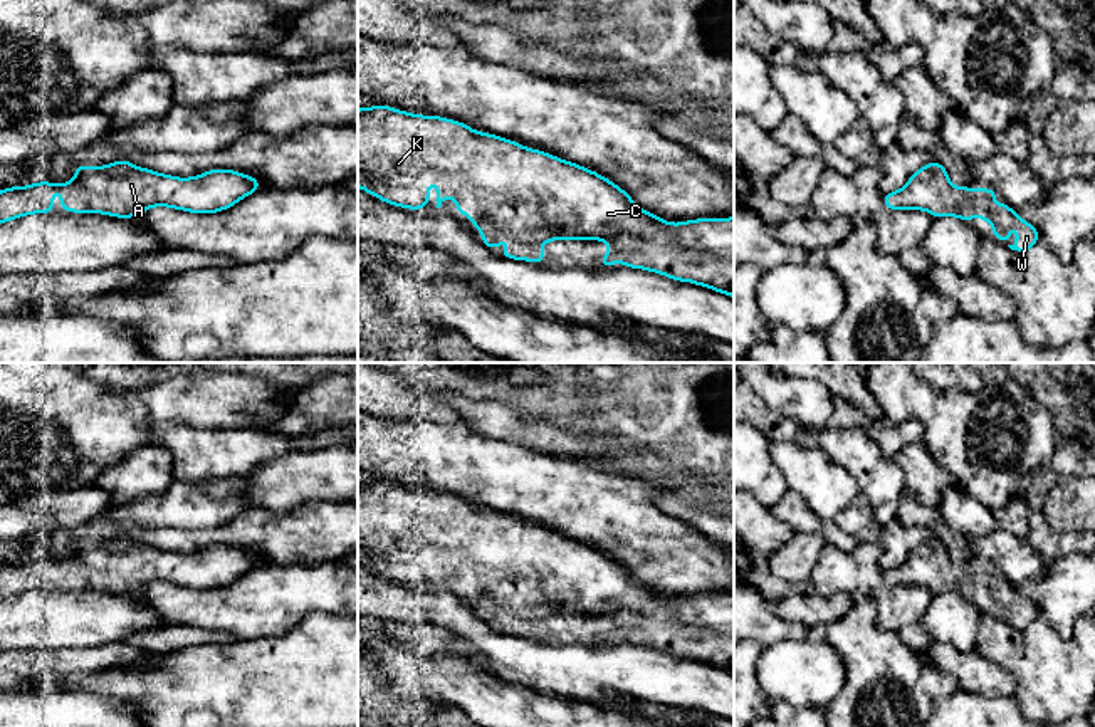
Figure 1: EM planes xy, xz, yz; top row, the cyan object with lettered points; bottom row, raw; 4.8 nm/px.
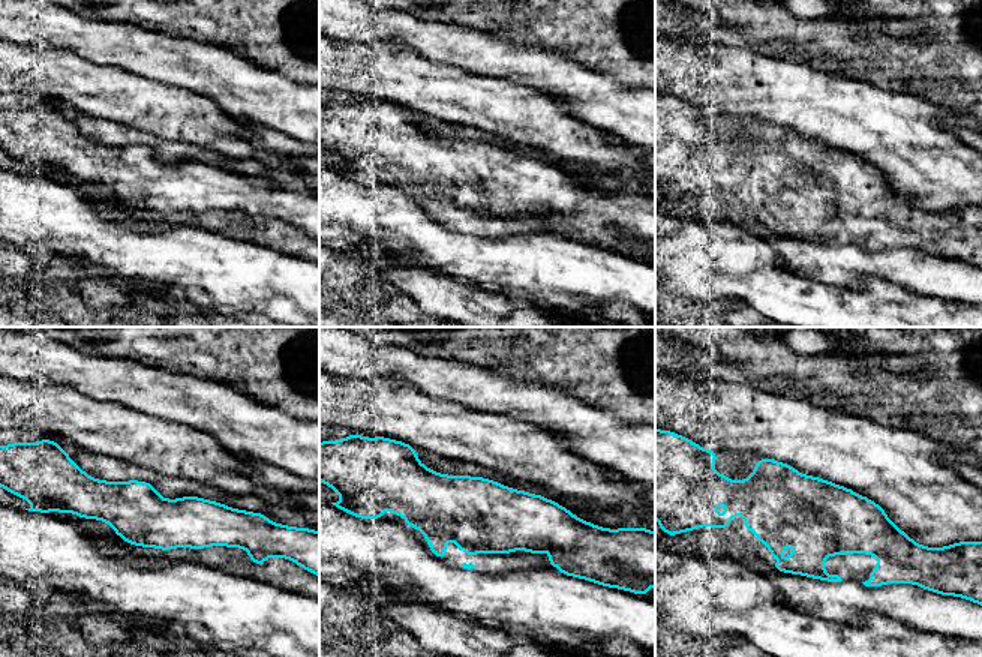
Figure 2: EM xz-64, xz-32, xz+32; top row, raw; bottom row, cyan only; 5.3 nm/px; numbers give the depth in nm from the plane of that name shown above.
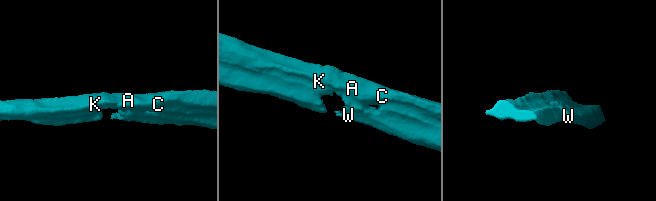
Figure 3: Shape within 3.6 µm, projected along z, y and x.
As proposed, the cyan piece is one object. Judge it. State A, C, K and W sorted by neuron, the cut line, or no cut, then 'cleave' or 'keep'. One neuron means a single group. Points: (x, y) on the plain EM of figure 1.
A C K W | no cut | keep

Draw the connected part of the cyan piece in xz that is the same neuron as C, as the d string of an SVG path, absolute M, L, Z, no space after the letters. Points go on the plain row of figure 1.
M388 482L358 485L358 562L390 581L418 586L430 583L428 556L437 557L437 584L455 573L455 586L472 596L485 623L495 625L511 608L512 621L500 628L506 635L544 640L541 621L549 616L605 616L610 628L600 638L603 645L620 635L623 643L734 673L734 593L668 599L638 584L626 567L605 552L544 527L477 509L453 495Z

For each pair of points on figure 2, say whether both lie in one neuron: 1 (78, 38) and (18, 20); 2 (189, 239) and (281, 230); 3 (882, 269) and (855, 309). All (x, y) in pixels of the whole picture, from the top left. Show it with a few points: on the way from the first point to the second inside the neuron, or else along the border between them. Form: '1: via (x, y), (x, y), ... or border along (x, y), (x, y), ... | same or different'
1: via (63, 27), (33, 23) | same
2: border along (200, 225), (260, 245) | different
3: border along (843, 284), (882, 278), (910, 290) | different

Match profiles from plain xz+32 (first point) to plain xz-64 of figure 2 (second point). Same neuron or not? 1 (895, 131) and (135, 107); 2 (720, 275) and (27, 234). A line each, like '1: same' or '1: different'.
1: same
2: different

